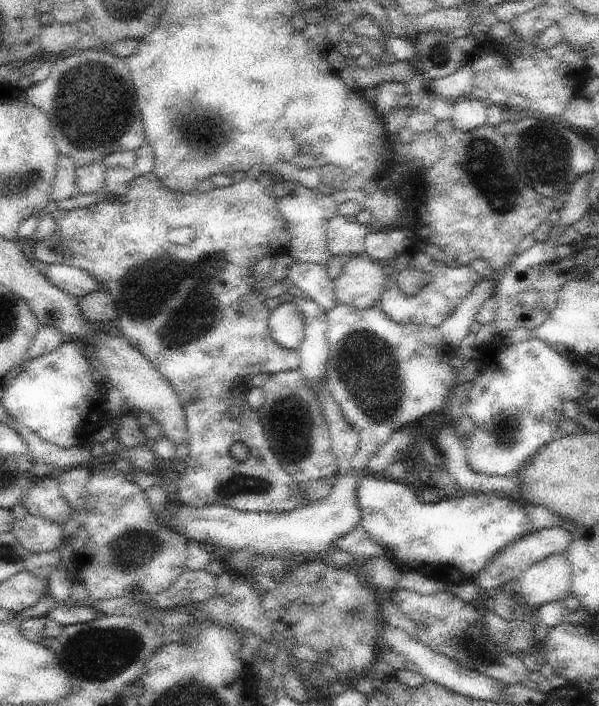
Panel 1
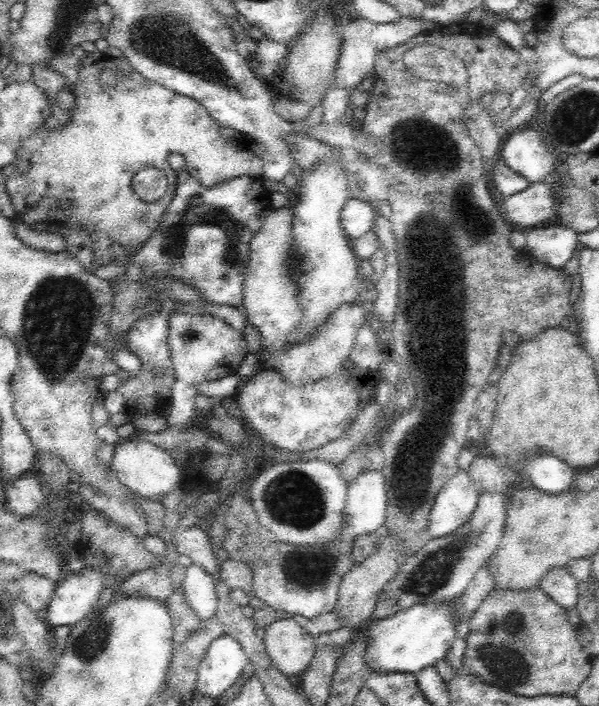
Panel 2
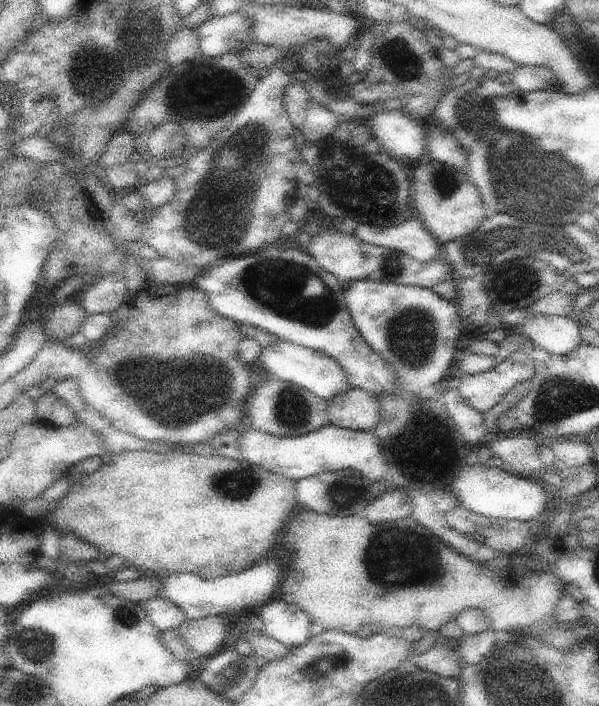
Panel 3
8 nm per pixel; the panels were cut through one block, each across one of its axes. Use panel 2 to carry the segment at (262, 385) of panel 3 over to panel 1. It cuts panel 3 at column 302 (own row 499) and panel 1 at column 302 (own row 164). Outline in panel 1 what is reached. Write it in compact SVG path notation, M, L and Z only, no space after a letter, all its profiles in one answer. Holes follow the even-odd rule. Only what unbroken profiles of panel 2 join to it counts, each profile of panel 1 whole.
M300 369L271 374L261 389L265 396L265 403L258 414L266 432L266 440L272 452L276 454L276 458L282 460L281 465L284 470L302 488L318 479L332 481L337 474L338 462L327 420L317 394L307 385Z

